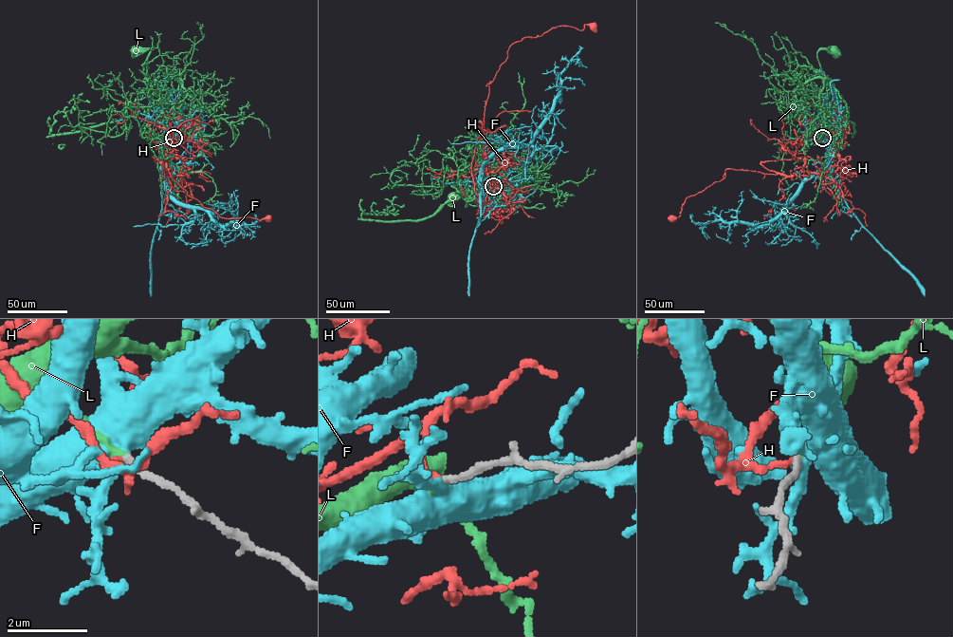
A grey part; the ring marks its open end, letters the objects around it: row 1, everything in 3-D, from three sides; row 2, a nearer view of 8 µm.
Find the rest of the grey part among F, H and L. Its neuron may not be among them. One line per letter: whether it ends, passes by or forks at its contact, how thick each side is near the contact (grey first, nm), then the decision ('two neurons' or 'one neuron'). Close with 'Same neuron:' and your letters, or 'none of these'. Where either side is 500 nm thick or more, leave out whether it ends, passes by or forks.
F: it forks; calibres 170 and 320 nm; two neurons
H: it ends; calibres 170 and 110 nm; two neurons
L: it ends; calibres 170 and 170 nm; one neuron
Same neuron: L

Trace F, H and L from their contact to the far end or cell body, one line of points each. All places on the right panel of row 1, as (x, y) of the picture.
F: (822, 138), (829, 145), (829, 160), (806, 180), (774, 218), (760, 225), (718, 219), (698, 224), (709, 220)
H: (822, 138), (815, 133), (808, 140), (797, 172), (726, 168), (671, 218)
L: (822, 138), (831, 136), (840, 112), (833, 88), (817, 58), (819, 50), (832, 49)

